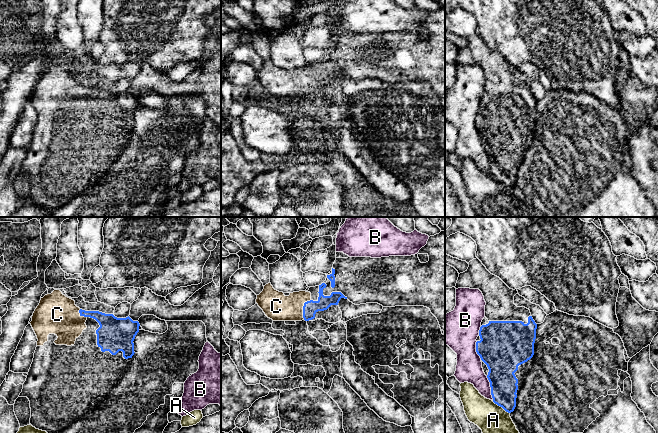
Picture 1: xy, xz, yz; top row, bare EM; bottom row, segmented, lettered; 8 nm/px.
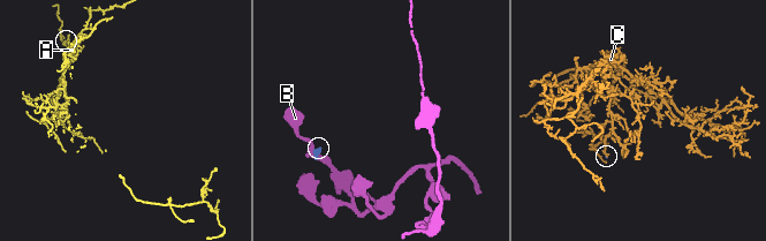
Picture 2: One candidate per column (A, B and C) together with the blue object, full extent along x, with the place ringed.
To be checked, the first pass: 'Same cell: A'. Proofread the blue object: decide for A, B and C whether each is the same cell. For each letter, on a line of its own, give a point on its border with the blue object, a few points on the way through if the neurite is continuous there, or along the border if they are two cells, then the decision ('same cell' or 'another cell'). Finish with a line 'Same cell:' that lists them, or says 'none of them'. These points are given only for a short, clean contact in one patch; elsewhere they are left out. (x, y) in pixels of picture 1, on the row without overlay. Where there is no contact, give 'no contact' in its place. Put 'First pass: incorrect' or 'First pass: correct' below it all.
A: yz (501, 182) | along yz (492, 177), (509, 189) | another cell
B: yz (491, 164) | another cell
C: xz (303, 84) | across xz (310, 84), (303, 84), (280, 84), (276, 82) | same cell
Same cell: C
First pass: incorrect

